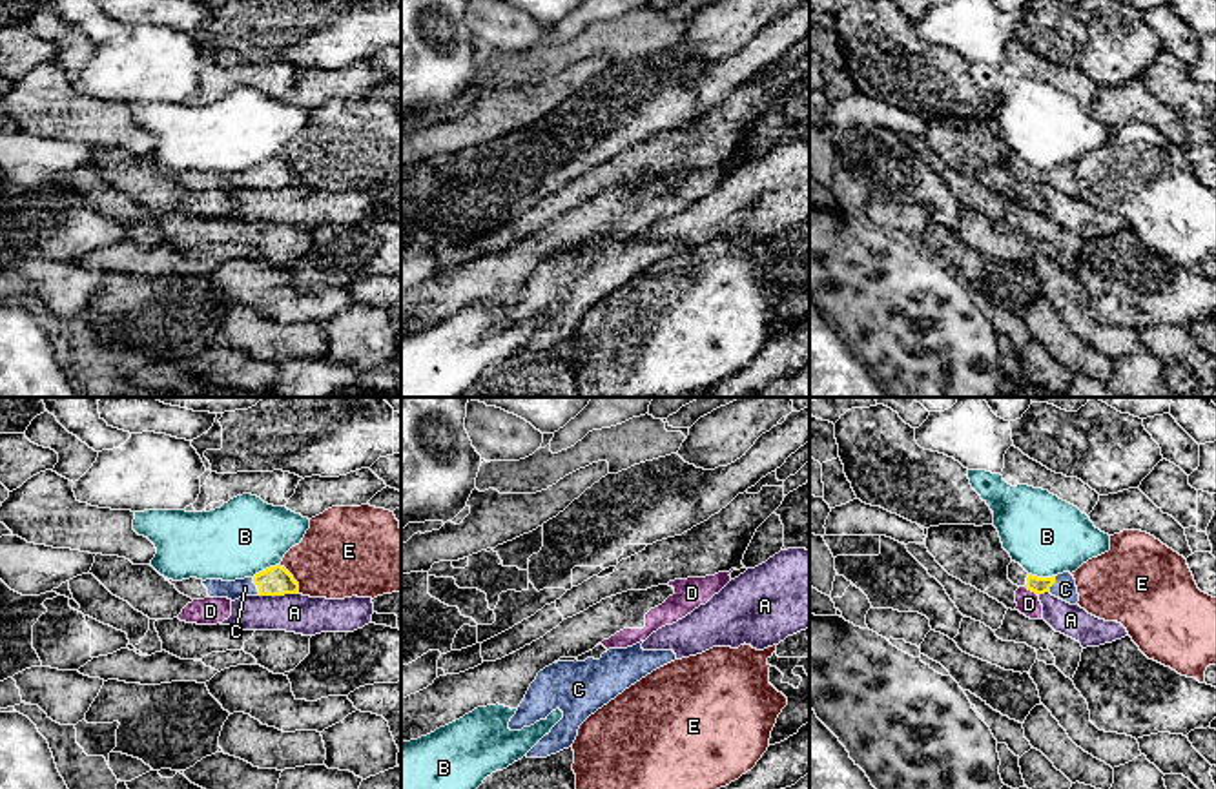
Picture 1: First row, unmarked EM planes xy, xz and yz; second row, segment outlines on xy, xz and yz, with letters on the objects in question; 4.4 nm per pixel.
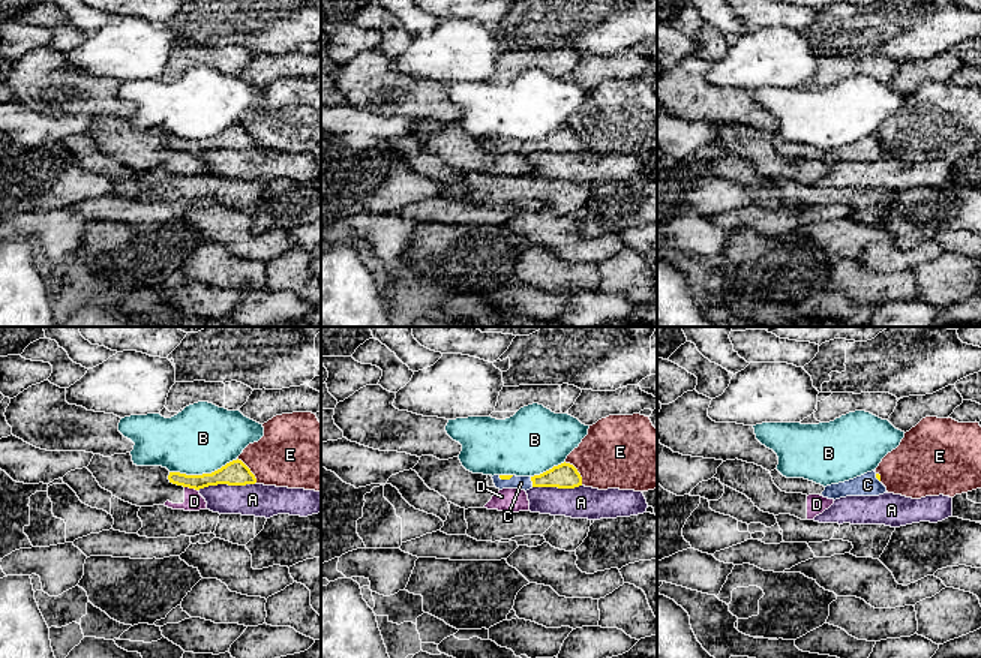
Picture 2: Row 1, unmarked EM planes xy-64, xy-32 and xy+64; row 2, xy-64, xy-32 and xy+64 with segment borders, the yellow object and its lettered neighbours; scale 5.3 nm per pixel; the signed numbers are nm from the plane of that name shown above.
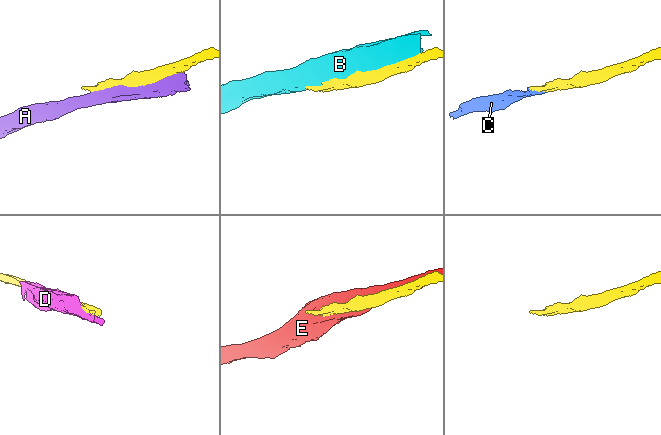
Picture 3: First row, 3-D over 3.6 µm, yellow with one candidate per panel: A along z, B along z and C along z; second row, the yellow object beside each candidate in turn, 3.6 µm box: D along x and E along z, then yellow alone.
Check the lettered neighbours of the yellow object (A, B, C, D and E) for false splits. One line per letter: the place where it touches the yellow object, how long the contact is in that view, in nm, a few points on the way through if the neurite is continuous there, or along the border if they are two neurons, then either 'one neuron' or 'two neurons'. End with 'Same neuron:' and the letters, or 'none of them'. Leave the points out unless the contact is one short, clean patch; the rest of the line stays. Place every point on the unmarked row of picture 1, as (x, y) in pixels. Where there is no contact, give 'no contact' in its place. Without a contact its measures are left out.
A: contact xy (278, 186); length 170 nm; two neurons
B: contact xy (267, 161); length 140 nm; two neurons
C: contact xy (257, 179); length 90 nm; way xy (276, 172), (257, 179), (245, 179); one neuron
D: contact yz (1032, 183); length 80 nm; two neurons
E: contact xy (292, 170); length 150 nm; two neurons
Same neuron: C

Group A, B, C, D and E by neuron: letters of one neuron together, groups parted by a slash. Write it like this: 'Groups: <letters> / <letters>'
Groups: A / B / C / D / E

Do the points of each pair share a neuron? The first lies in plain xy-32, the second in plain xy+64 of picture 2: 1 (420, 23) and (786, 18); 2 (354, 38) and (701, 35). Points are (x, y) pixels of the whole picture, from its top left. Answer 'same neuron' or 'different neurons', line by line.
1: different neurons
2: different neurons

